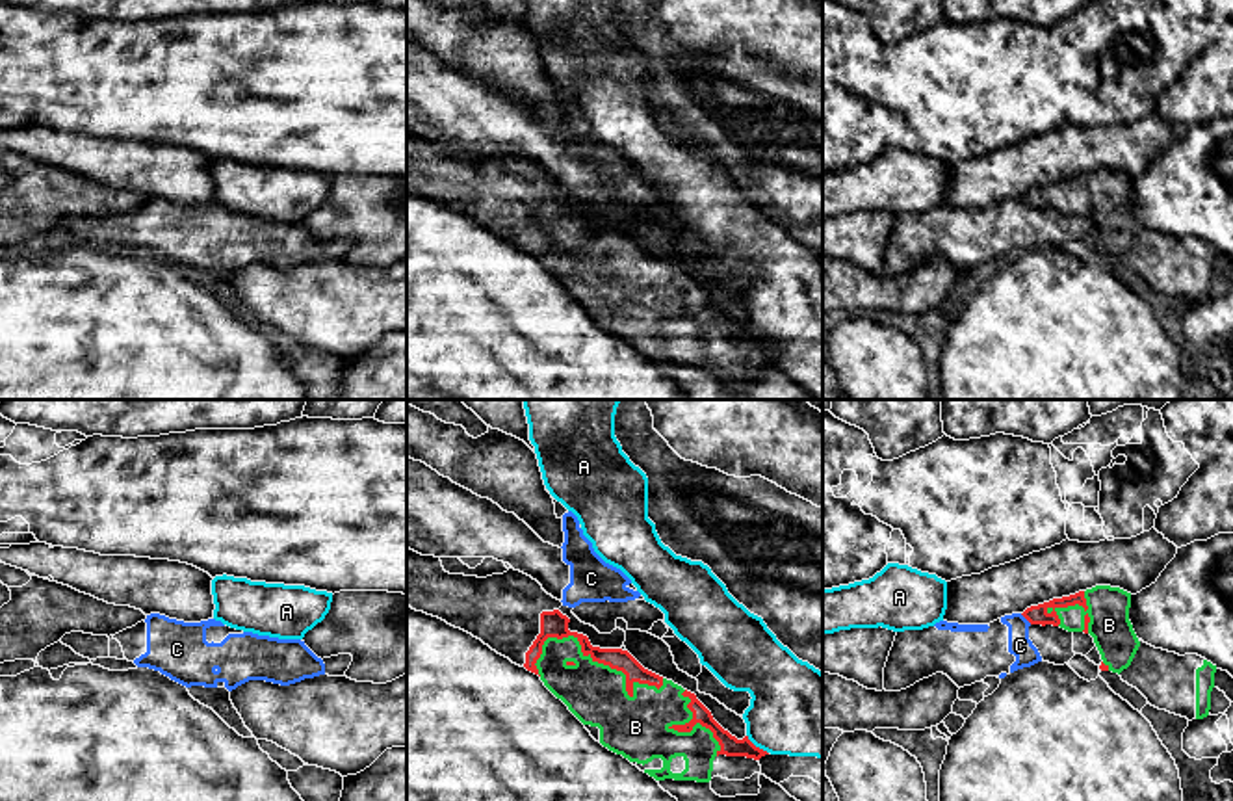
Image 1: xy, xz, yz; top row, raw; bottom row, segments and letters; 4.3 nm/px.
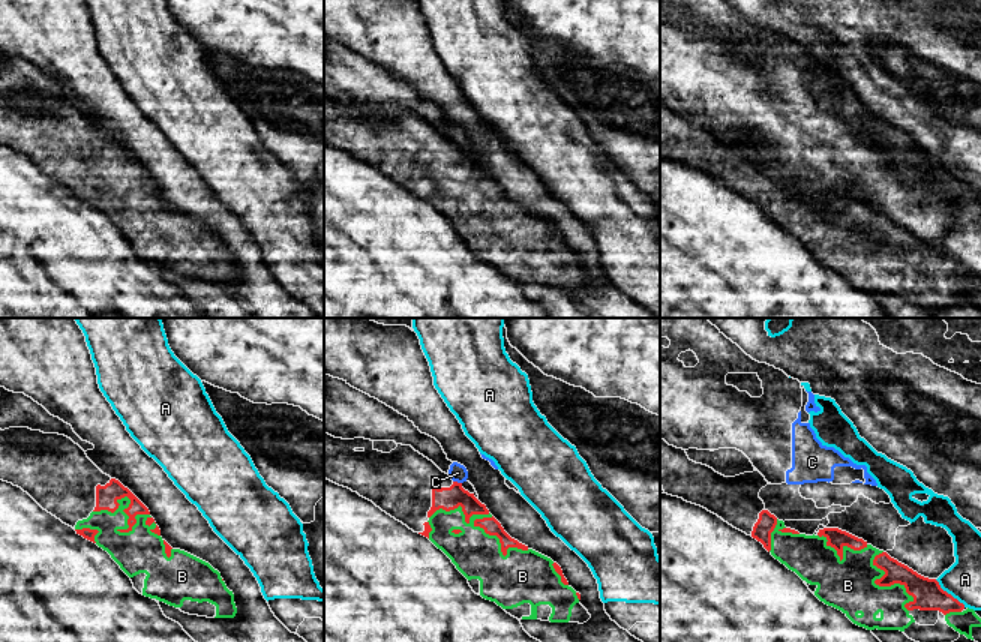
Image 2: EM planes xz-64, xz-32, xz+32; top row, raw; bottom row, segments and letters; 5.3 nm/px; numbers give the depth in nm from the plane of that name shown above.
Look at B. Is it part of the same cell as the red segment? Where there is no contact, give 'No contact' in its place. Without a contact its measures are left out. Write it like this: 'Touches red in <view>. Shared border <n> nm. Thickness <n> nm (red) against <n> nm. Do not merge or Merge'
Touches red in xz. Shared border 550 nm. Thickness 100 nm (red) against 260 nm. Merge

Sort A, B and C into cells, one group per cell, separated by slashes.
A / B / C

